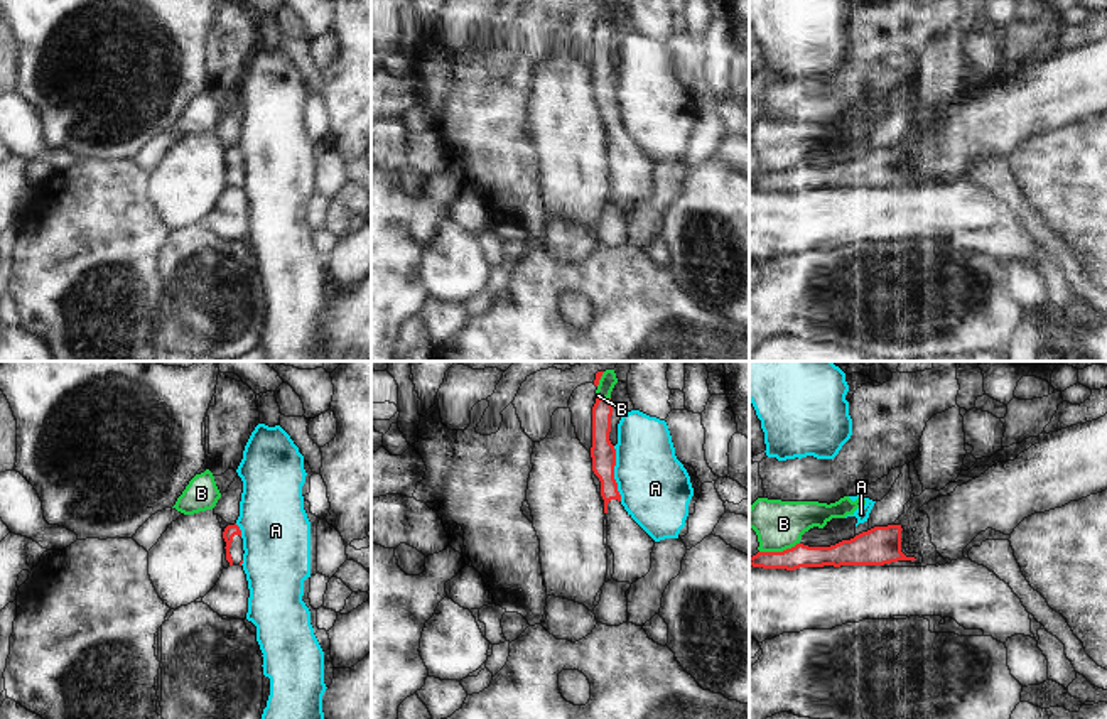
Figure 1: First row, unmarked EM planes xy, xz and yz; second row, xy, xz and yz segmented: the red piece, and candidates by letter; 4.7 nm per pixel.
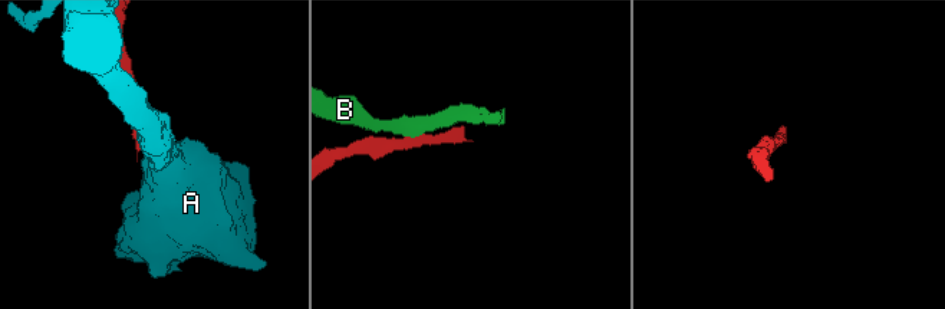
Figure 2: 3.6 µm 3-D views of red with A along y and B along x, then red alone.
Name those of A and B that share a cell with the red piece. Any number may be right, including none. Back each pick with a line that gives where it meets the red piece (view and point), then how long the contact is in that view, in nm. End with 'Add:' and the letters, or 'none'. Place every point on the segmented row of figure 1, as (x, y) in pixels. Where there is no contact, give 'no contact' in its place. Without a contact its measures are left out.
Add: none

